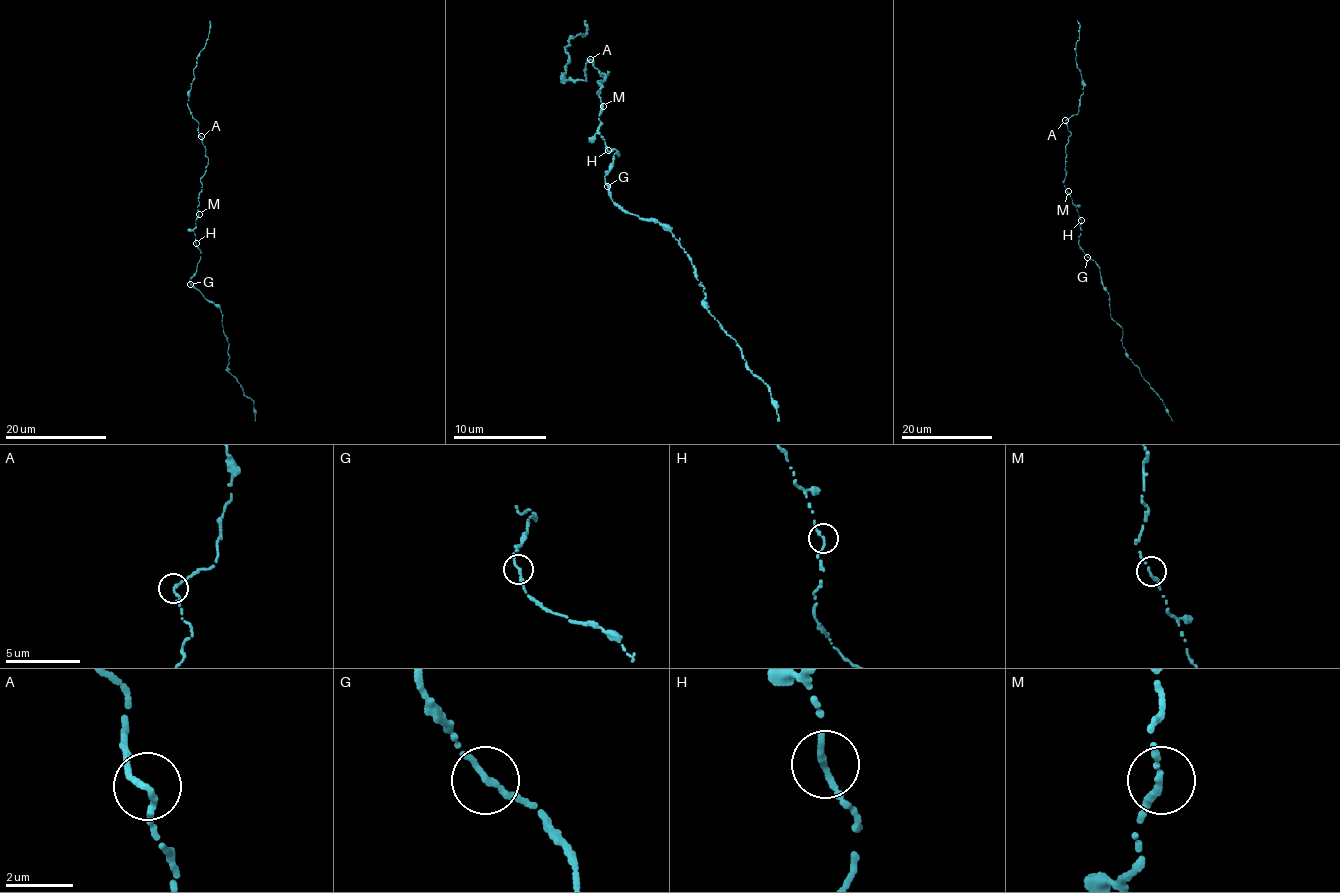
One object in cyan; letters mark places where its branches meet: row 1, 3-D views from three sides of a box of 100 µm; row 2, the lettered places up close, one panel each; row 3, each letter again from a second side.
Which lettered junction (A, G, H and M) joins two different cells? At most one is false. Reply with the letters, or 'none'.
none

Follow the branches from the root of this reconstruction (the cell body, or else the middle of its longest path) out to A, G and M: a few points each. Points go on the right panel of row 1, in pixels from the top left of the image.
A: (1081, 220), (1063, 183), (1065, 145), (1070, 134), (1065, 120)
G: (1081, 220), (1079, 245), (1087, 257)
M: (1081, 220), (1068, 191)

